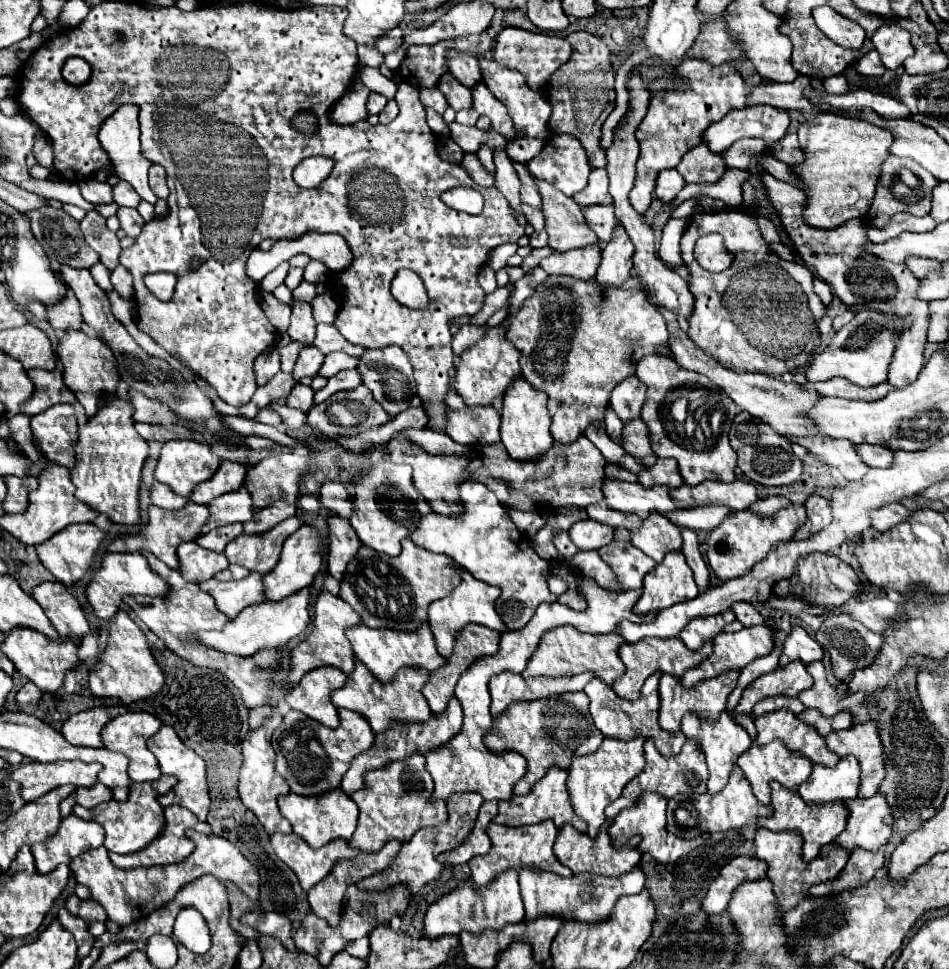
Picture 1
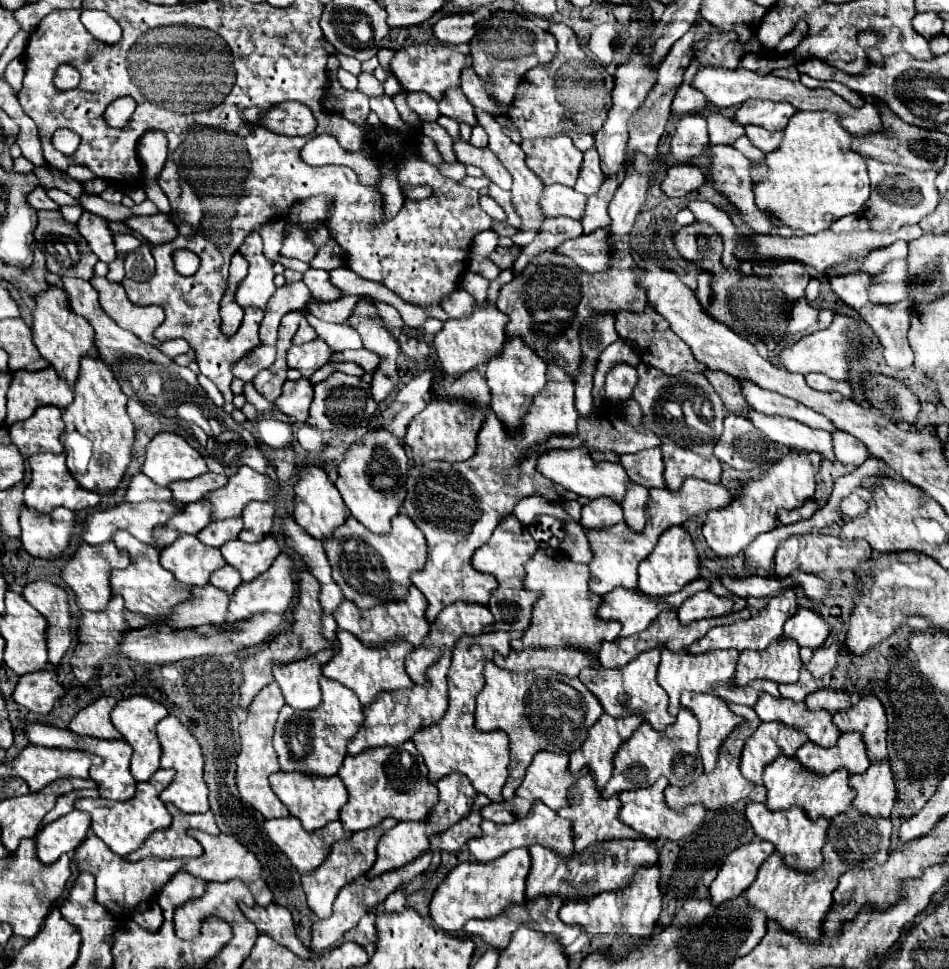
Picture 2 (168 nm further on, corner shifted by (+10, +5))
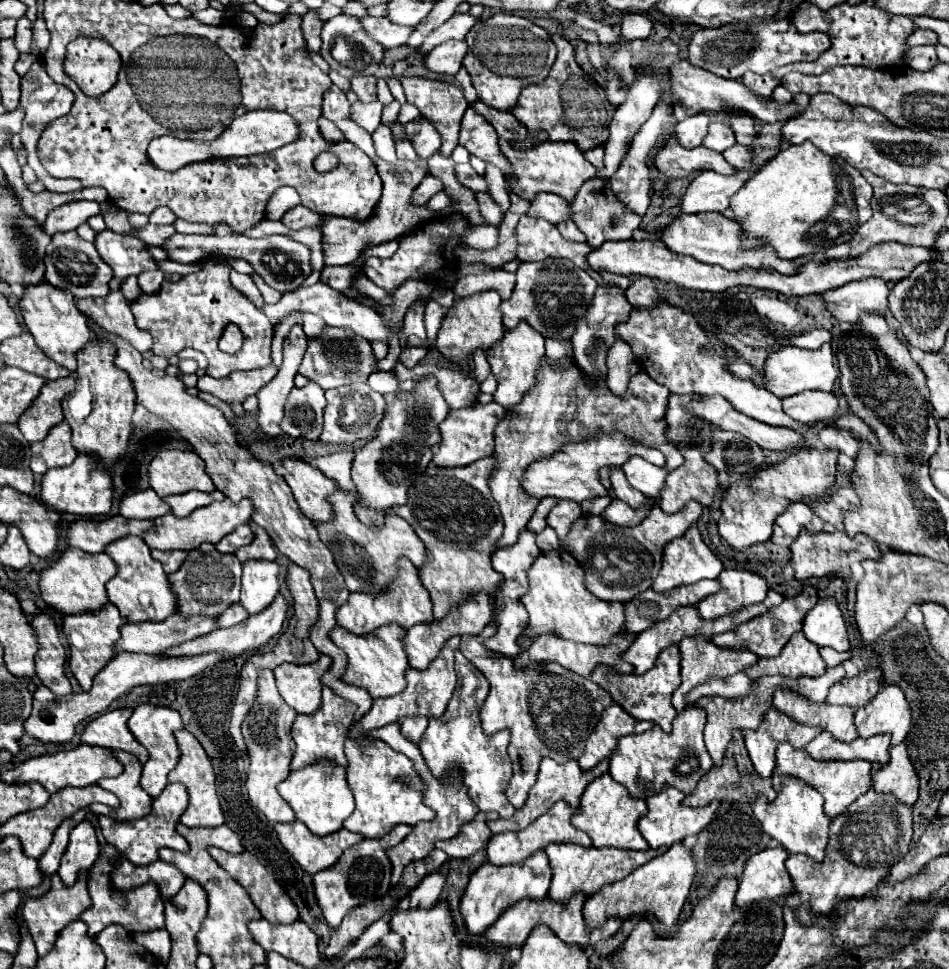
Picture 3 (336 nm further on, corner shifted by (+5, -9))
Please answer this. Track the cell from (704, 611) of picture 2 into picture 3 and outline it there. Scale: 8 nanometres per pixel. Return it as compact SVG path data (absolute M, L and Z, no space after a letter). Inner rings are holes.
M722 570L718 580L724 582L722 590L696 606L702 620L716 620L720 616L738 612L744 606L758 604L766 598L768 592L766 580L748 570Z

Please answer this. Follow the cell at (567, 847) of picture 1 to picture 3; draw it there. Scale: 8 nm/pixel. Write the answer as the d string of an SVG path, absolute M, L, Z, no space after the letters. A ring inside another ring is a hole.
M608 772L592 780L580 798L580 808L572 816L572 826L586 832L592 838L592 846L622 848L622 850L646 850L648 844L640 836L636 822L646 814L646 802L642 798L630 798L628 790L618 784Z

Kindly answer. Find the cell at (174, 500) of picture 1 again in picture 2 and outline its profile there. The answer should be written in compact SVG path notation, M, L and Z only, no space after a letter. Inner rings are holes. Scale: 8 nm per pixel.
M135 474L125 494L127 502L145 502L145 500L171 500L171 490L157 486L145 474Z

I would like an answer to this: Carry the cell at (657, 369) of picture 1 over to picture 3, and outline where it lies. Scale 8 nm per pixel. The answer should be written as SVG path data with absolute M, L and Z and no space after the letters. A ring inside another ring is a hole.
M670 394L666 416L664 416L664 420L668 424L668 440L672 440L684 456L684 464L668 474L666 488L660 494L658 506L668 514L674 514L680 508L684 508L684 504L688 500L698 500L700 504L710 506L714 496L716 496L716 490L718 490L718 472L716 472L716 468L712 468L704 460L704 452L708 452L708 448L712 448L712 430L714 430L714 426L708 424L708 420L700 420L700 416L692 416L686 410L686 406L692 400L700 400L700 394L690 394L690 396Z

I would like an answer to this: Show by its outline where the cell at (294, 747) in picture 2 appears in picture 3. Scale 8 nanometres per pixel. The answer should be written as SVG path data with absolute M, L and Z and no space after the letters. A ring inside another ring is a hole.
M322 688L322 704L320 708L310 714L298 714L298 718L292 724L292 738L296 742L296 752L290 764L290 770L298 770L304 766L314 764L316 760L334 760L340 768L348 766L348 760L344 756L344 742L346 742L346 732L354 722L354 712L356 712L356 704L336 696L330 688Z

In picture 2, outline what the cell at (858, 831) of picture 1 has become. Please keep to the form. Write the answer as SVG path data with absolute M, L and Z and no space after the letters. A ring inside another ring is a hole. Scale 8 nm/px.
M889 760L873 762L867 772L851 774L849 786L857 792L853 806L873 818L887 818L897 798L897 788Z

